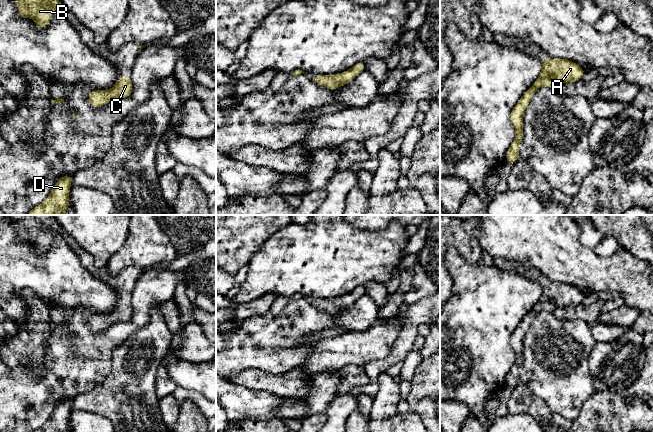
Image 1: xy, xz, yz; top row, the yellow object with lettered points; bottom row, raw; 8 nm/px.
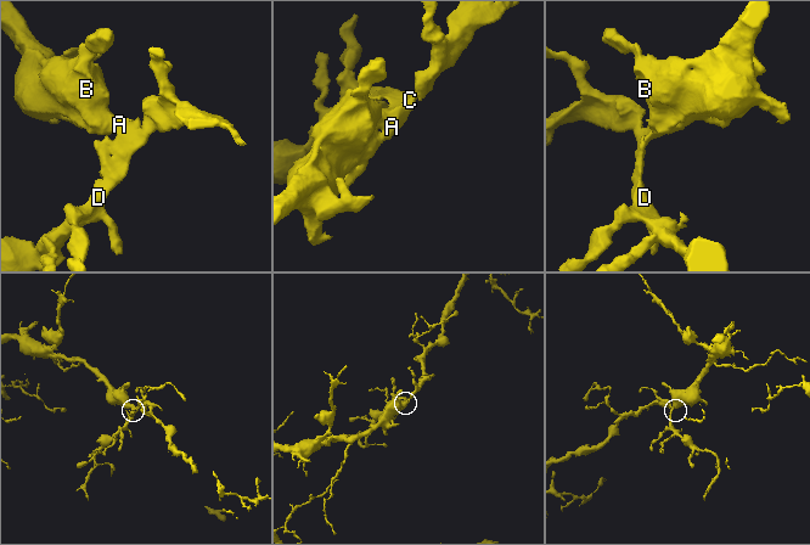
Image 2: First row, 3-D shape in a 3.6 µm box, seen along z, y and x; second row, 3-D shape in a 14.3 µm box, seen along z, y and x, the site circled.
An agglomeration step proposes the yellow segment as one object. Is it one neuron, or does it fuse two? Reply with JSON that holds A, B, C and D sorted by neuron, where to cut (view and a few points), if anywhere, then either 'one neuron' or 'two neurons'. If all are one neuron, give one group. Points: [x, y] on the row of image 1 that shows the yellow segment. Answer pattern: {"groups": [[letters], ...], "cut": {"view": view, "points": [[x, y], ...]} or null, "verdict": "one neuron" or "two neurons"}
{"groups": [["A", "B", "C", "D"]], "cut": null, "verdict": "one neuron"}

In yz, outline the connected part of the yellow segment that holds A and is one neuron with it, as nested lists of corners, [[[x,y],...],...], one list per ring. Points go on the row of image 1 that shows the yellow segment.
[[[563,58],[542,59],[541,73],[530,88],[515,104],[510,114],[510,120],[515,128],[515,138],[506,152],[505,162],[513,165],[519,158],[519,146],[523,140],[523,114],[533,97],[534,92],[541,86],[553,88],[562,83],[567,84],[582,80],[586,73],[578,63]]]

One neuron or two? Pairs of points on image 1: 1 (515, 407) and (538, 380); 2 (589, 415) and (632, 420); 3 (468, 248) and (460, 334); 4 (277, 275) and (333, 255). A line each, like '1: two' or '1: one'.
1: two
2: one
3: two
4: one

